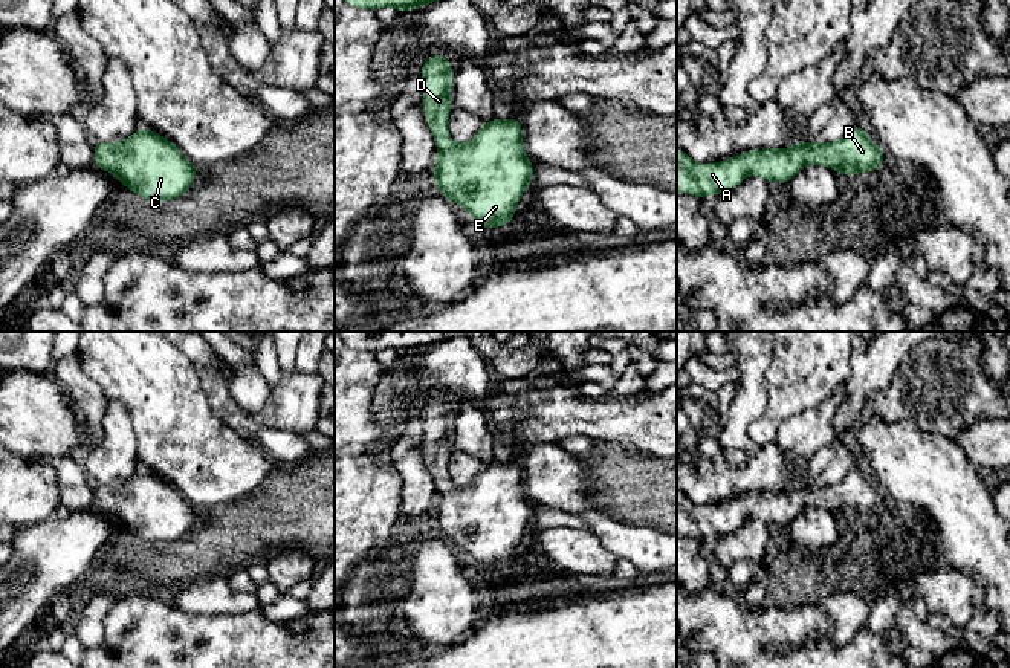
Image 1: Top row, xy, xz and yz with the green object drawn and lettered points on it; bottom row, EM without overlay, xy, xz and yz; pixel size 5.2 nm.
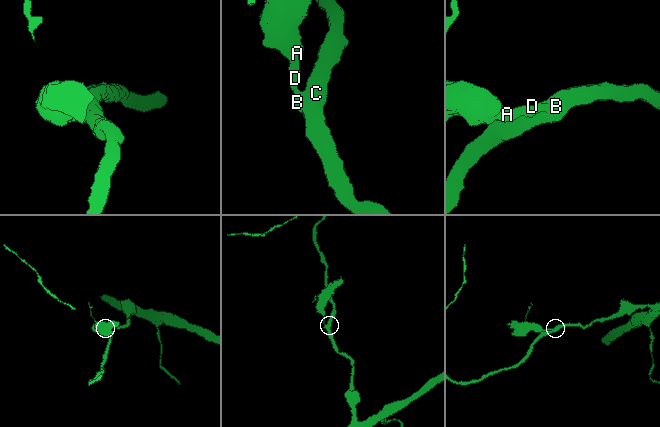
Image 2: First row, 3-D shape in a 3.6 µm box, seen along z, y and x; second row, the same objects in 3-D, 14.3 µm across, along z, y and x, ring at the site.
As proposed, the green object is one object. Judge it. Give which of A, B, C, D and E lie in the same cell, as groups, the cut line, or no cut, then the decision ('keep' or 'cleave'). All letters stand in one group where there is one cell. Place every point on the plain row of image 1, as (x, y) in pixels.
A B C D E | no cut | keep

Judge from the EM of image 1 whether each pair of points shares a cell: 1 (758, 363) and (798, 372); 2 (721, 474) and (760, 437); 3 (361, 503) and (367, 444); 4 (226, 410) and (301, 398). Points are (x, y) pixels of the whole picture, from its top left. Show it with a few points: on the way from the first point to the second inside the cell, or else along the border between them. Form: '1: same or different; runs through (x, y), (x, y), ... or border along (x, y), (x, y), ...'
1: different; border along (773, 347), (767, 370), (766, 401)
2: different; border along (773, 441), (760, 448)
3: same; runs through (361, 488), (361, 459)
4: same; runs through (245, 419), (263, 419), (283, 410)

